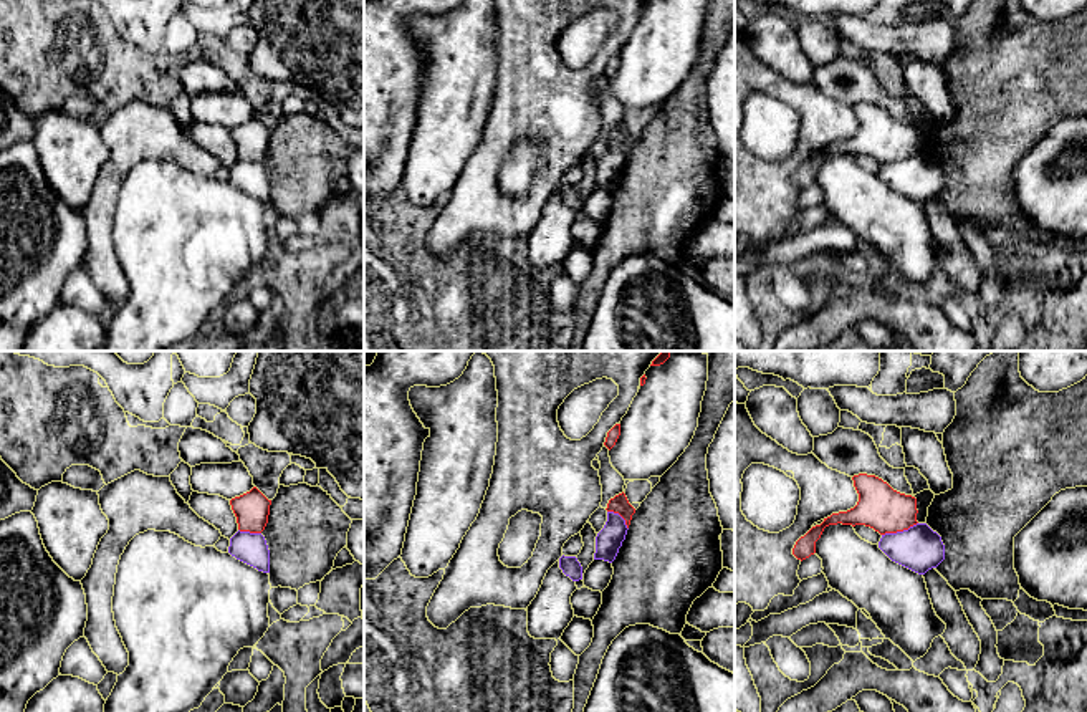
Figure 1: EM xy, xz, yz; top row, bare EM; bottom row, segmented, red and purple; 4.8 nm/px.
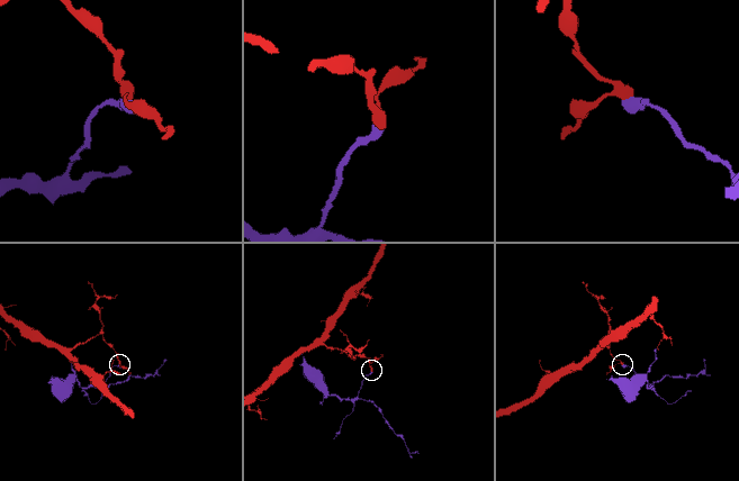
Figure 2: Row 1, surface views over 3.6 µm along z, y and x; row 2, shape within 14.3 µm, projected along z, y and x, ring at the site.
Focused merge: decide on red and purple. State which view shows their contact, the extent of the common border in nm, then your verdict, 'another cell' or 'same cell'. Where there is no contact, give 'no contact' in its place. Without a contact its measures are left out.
yz | 190 nm | another cell

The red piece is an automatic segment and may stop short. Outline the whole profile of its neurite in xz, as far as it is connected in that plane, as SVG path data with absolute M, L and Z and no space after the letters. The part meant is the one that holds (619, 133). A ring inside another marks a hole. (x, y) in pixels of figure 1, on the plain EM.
M624 121L611 127L606 139L619 142L625 149L627 157L630 154L632 144L635 142L635 137L629 132Z

